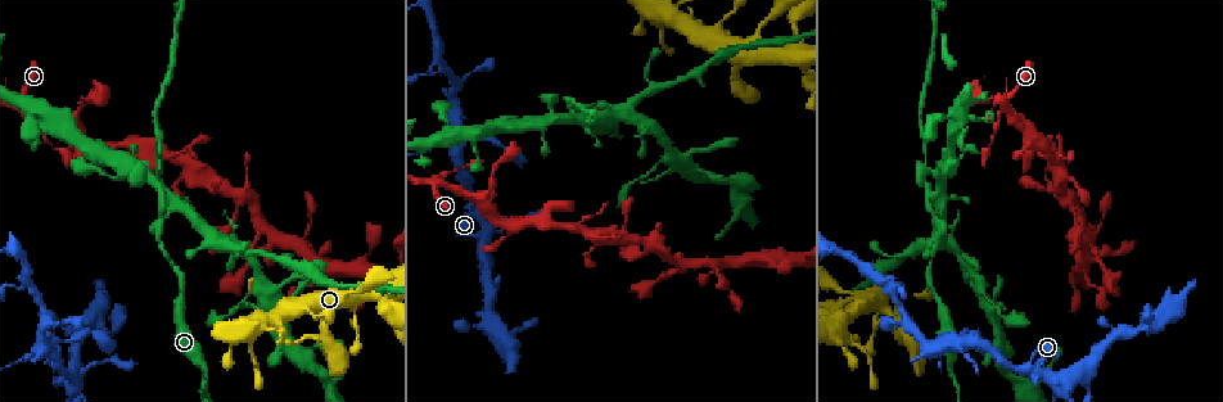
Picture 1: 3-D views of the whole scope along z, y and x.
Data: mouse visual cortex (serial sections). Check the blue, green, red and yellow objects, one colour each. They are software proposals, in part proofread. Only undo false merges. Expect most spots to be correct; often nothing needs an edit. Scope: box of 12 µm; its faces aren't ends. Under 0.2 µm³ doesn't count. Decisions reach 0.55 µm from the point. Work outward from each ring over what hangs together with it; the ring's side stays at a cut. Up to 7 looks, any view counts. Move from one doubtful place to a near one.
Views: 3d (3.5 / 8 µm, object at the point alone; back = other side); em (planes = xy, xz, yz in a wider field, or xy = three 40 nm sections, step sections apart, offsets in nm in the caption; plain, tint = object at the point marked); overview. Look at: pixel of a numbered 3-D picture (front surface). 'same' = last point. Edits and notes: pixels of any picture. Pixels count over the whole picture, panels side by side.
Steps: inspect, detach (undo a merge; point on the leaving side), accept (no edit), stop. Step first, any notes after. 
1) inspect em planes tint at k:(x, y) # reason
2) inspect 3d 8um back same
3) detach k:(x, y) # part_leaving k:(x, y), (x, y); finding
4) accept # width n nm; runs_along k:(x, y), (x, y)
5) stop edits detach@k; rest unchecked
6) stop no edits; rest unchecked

inspect 3d 3.5um at 1:(158, 224) # three arms meet

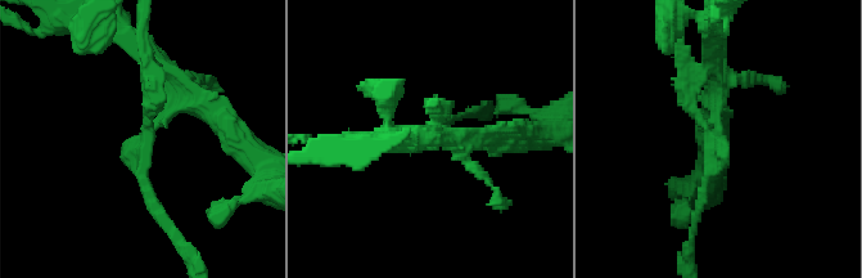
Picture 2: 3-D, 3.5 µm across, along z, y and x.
inspect em planes plain at 2:(145, 138) # arms 3; arm_widths 150, 200, 250 nm; now the EM

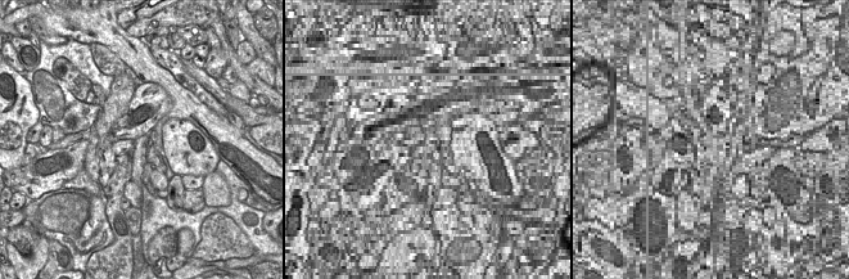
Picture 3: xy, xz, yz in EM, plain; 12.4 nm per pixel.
inspect em planes tint same # where the object lies

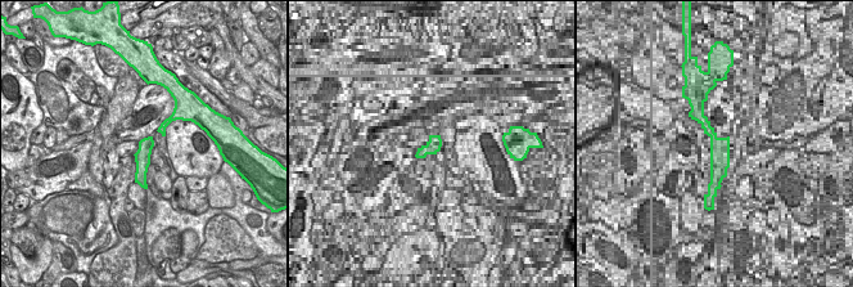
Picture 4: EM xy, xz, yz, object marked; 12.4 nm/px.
detach 2:(197, 84) # part_leaving 2:(429, 133), (429, 139), (509, 135); two cells meet here

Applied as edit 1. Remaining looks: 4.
inspect 3d 3.5um at 1:(438, 183) # abrupt turn

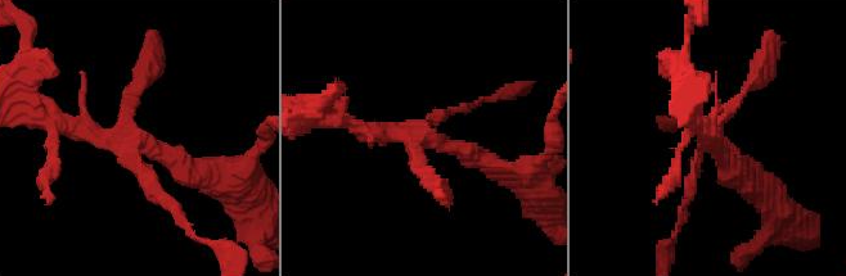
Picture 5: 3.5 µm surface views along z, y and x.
inspect em xy step 5 tint at 5:(422, 135)

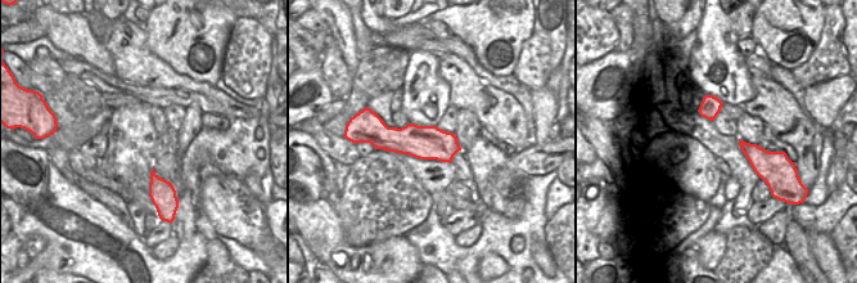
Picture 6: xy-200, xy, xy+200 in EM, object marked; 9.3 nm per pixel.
accept # runs_along 5:(149, 71), (126, 122), (201, 177); all the same cell

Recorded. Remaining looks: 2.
inspect em xy step 2 tint at 1:(61, 371) # sharp bend

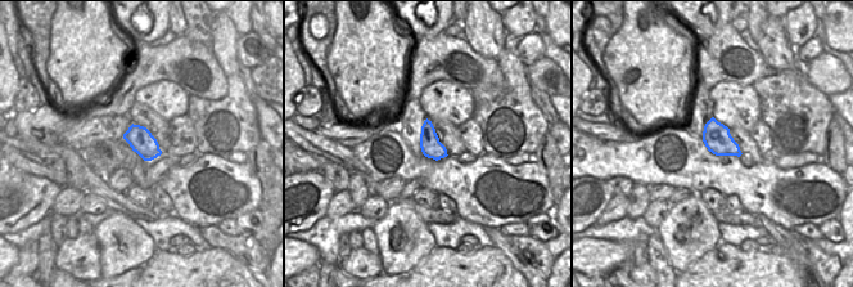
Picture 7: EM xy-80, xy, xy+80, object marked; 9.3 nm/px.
inspect 3d 3.5um same # wider look

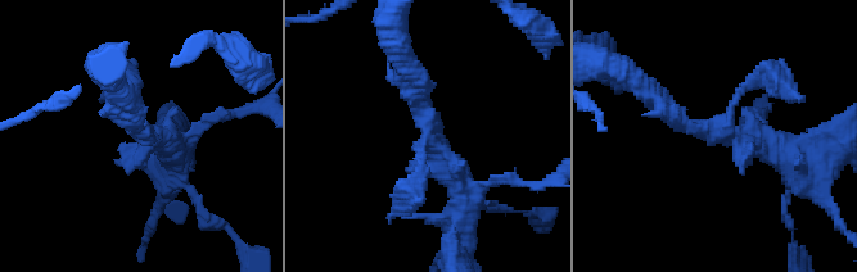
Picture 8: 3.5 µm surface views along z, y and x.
accept # runs_along 8:(420, 176), (428, 117), (401, 58); all the same cell

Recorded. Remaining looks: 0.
stop edits detach@2; rest unchecked

